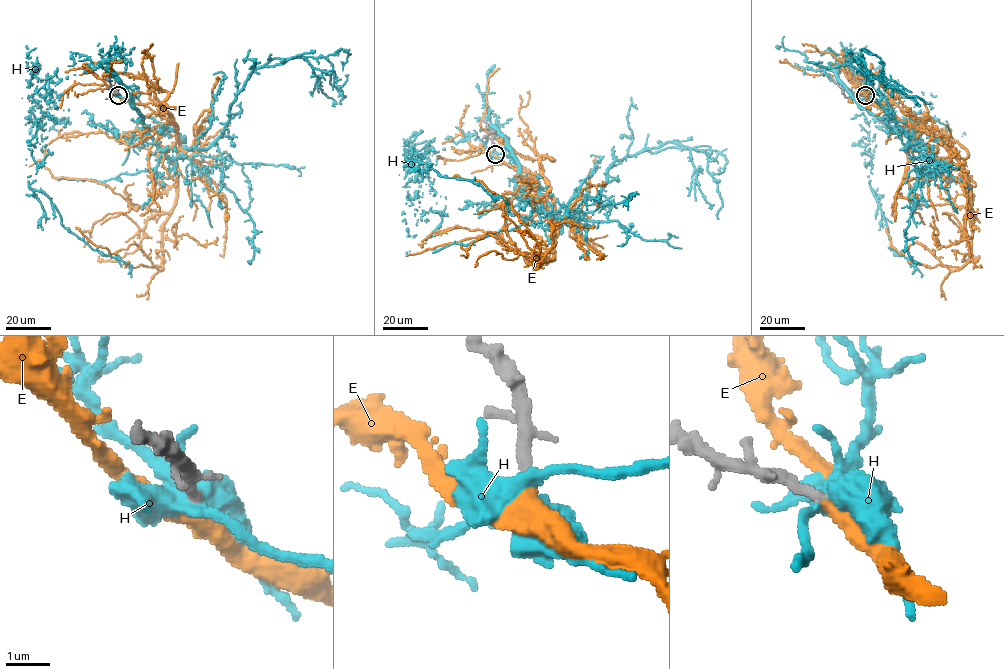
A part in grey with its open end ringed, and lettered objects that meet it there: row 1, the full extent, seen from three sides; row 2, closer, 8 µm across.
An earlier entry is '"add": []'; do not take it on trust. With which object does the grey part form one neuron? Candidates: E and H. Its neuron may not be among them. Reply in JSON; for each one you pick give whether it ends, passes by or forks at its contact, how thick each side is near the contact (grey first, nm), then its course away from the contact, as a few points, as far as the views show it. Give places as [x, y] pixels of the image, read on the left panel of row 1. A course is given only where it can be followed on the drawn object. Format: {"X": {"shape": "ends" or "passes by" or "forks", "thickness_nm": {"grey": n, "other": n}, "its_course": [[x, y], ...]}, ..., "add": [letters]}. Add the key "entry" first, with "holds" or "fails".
{"entry": "fails", "E": {"shape": "passes by", "thickness_nm": {"grey": 260, "other": 400}, "its_course": [[118, 95], [159, 104], [179, 141], [175, 206], [163, 227], [163, 268], [134, 243], [111, 253], [76, 227]]}, "add": ["E"]}

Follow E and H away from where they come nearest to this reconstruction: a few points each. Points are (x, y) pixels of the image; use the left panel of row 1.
E: (118, 95), (159, 104), (179, 141), (175, 206), (163, 227), (163, 268), (134, 243), (111, 253), (76, 227)
H: (118, 95), (109, 67), (72, 54), (68, 76), (46, 81), (29, 186), (131, 277)

